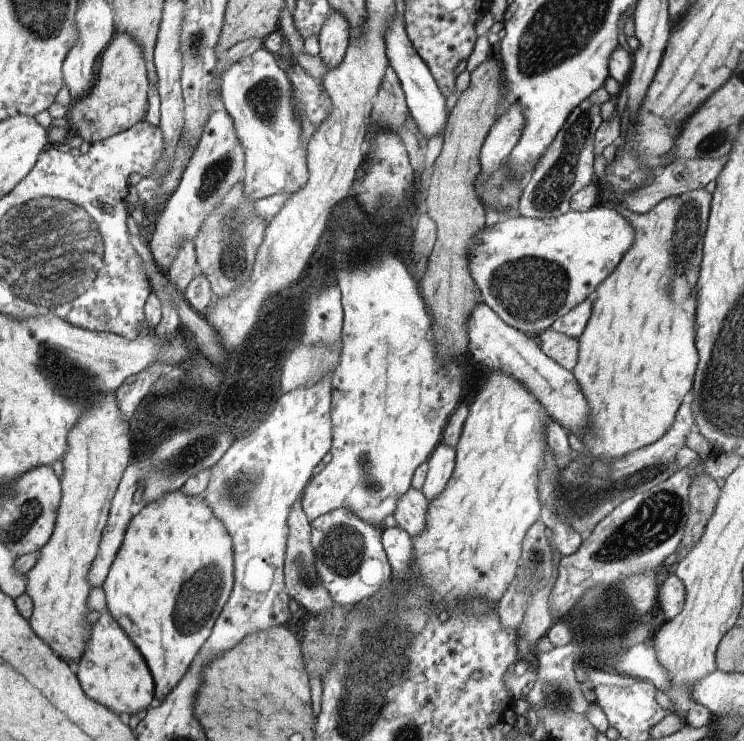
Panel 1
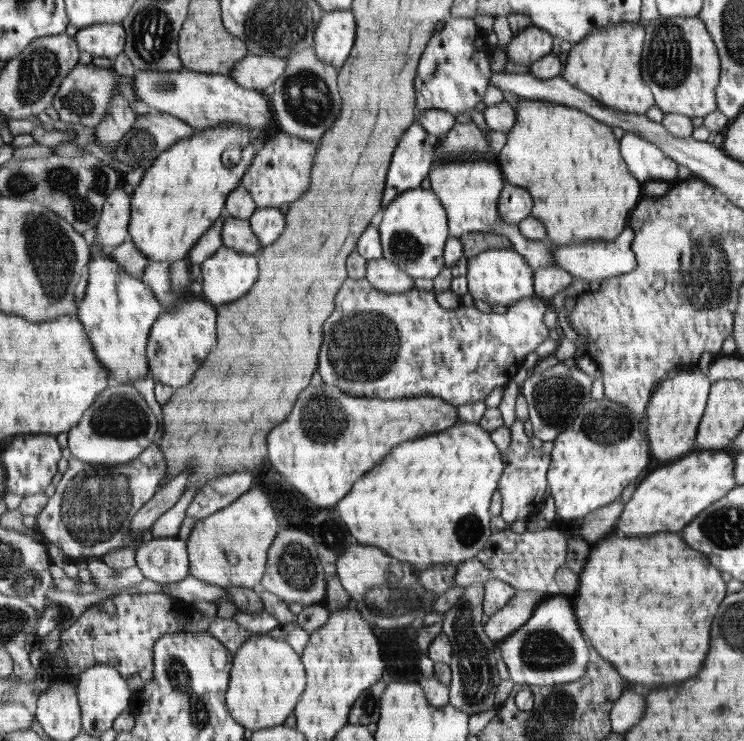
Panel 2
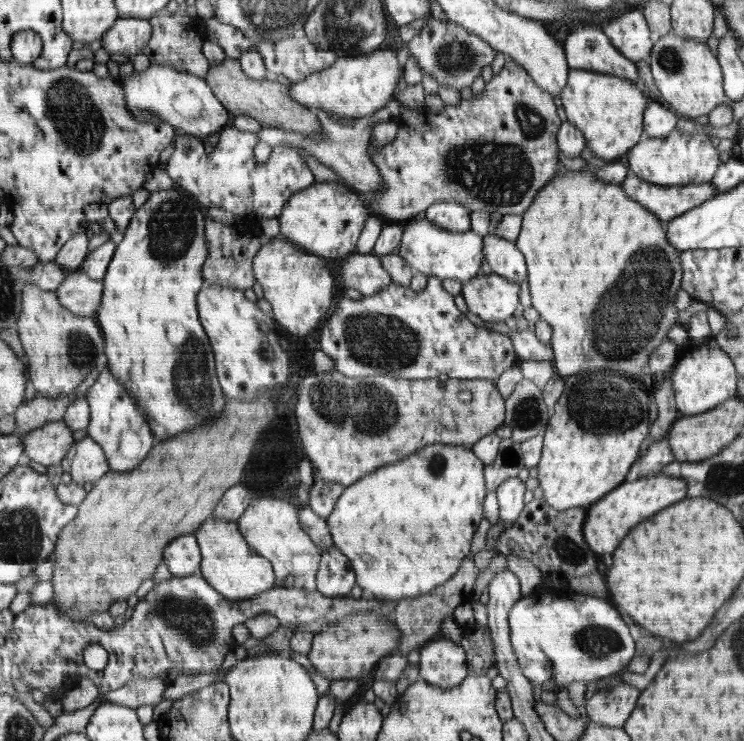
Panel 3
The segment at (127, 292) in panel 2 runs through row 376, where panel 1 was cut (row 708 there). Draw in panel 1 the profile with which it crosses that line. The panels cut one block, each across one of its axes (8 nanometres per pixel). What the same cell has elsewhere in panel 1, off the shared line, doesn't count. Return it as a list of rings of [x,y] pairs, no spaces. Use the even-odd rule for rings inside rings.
[[[107,608],[101,611],[100,617],[92,625],[76,673],[81,687],[91,698],[124,718],[146,711],[156,700],[155,680],[148,661]]]

